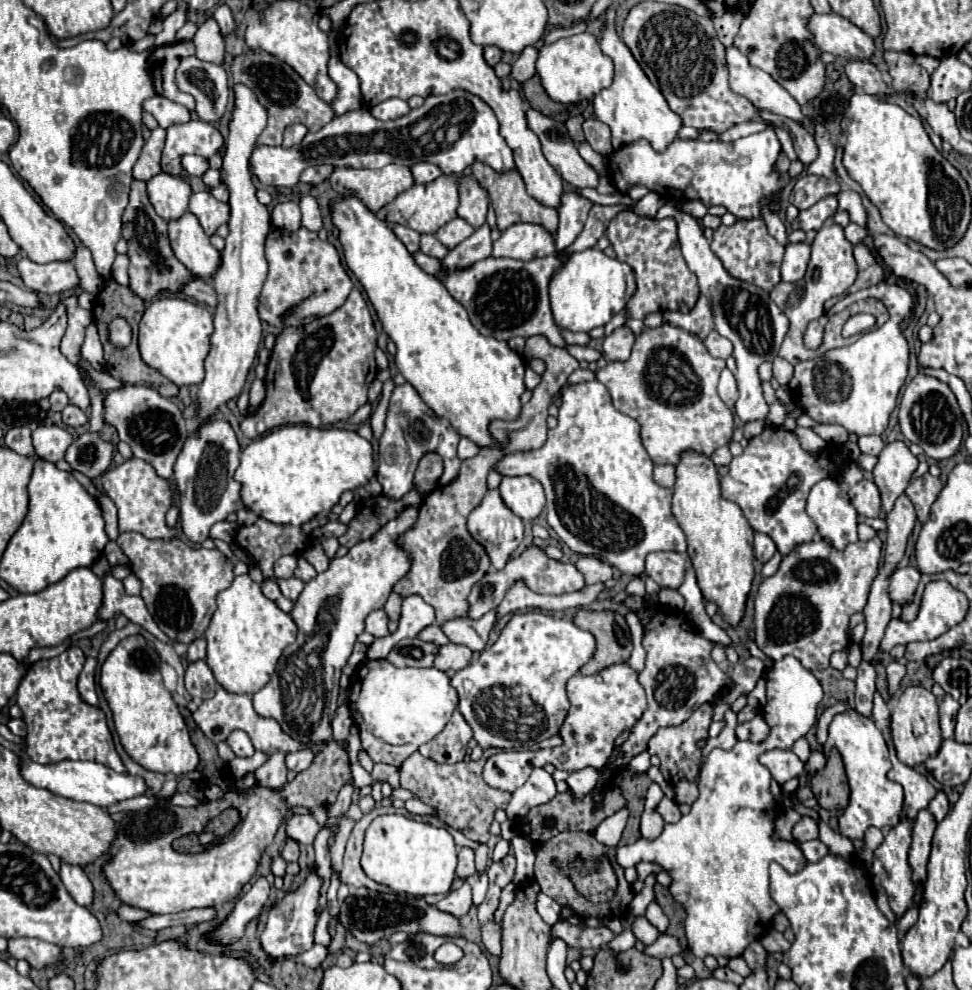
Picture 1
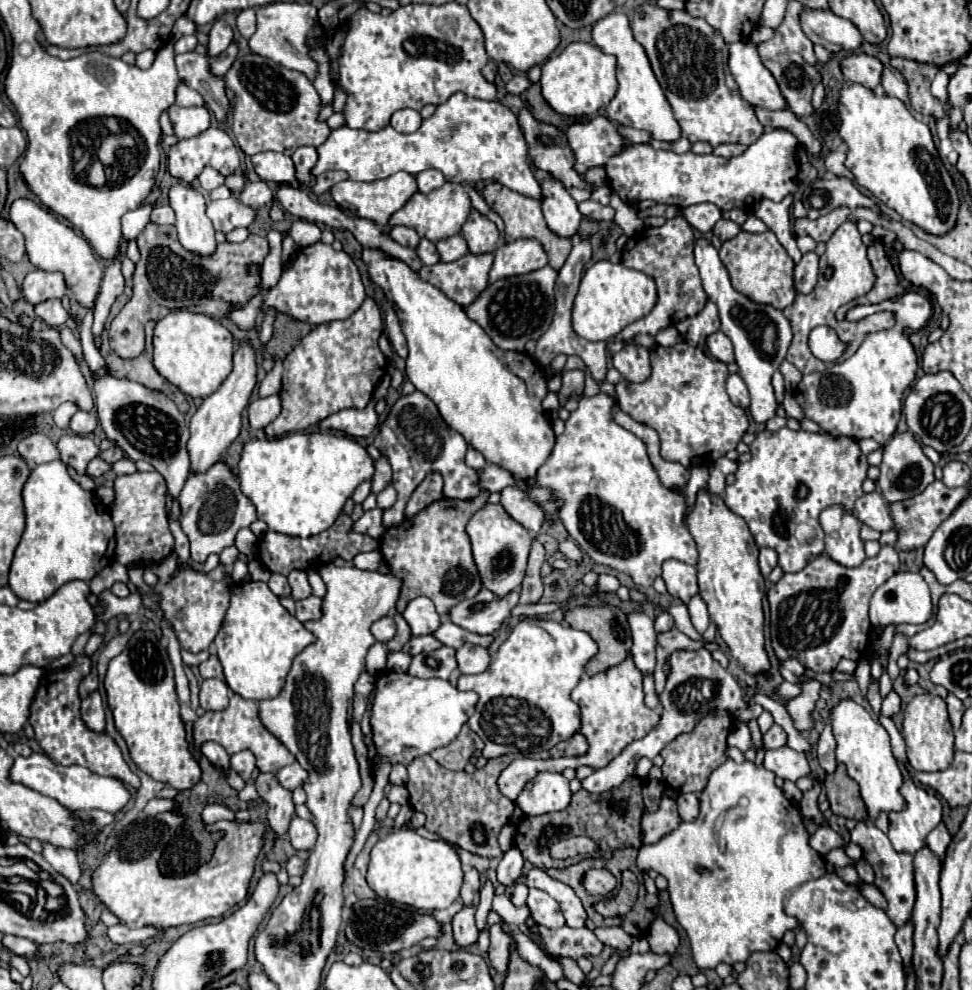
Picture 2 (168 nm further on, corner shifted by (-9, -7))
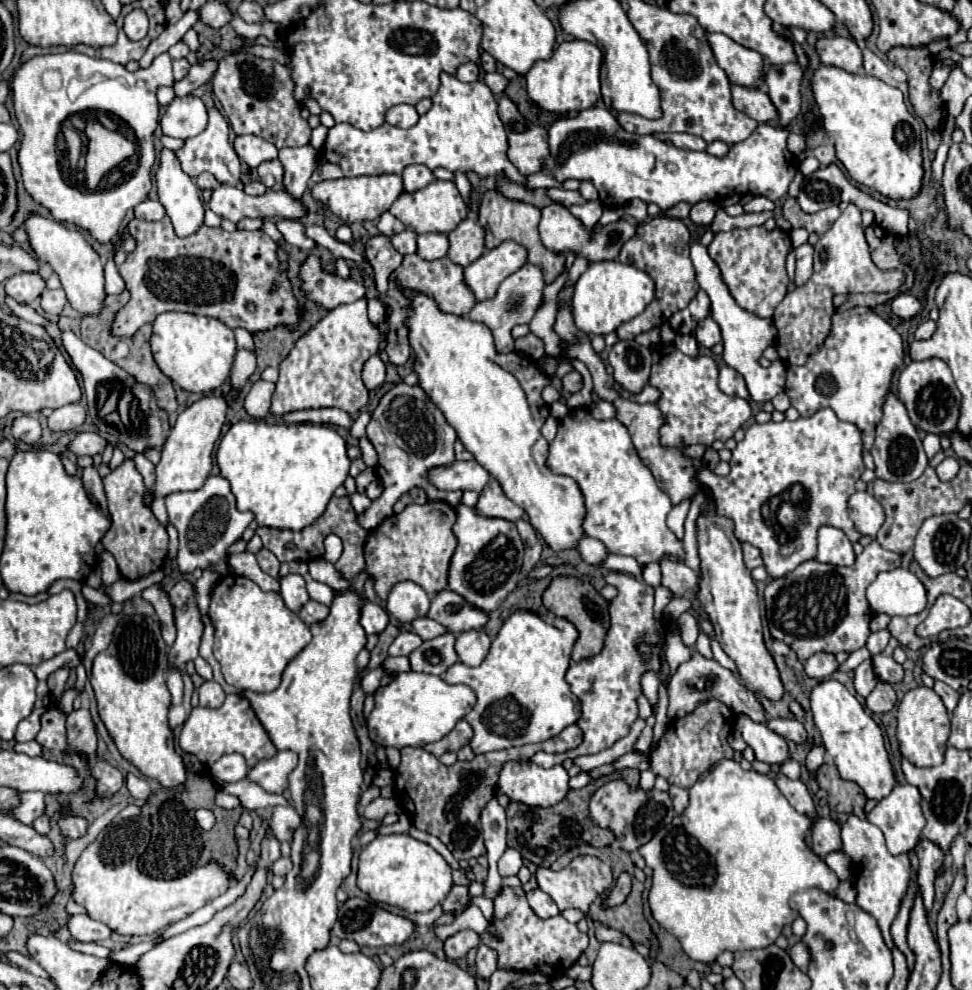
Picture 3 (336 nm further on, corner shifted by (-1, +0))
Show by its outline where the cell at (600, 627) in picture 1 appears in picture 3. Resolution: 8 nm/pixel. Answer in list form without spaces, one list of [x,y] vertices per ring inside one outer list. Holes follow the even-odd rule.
[[[553,577],[553,581],[549,583],[549,587],[543,593],[543,605],[557,617],[563,617],[577,627],[579,639],[573,645],[573,653],[571,653],[573,661],[593,657],[603,649],[603,639],[609,629],[609,601],[605,601],[593,589],[591,583],[581,581],[577,577]]]

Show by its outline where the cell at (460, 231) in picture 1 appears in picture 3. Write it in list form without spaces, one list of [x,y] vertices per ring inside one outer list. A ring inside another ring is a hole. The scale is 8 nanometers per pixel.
[[[425,233],[417,237],[417,255],[425,261],[435,261],[447,255],[449,241],[443,233]]]

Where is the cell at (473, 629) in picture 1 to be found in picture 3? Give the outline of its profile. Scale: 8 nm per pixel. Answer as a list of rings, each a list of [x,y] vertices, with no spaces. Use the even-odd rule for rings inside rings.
[[[429,617],[413,619],[411,623],[401,625],[401,629],[411,631],[411,633],[419,635],[421,639],[435,639],[435,637],[439,637],[439,635],[443,635],[443,633],[447,631],[443,625],[439,625],[437,621],[433,621],[433,619],[429,619]]]

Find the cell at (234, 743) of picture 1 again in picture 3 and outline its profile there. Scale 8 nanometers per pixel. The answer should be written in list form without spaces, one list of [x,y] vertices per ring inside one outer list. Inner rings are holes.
[[[231,753],[231,755],[223,755],[211,767],[211,773],[213,773],[213,777],[217,777],[225,783],[233,783],[233,781],[241,781],[247,777],[247,765],[239,753]]]

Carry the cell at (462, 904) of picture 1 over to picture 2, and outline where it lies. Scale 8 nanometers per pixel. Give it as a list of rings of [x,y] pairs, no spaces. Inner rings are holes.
[[[479,896],[473,898],[471,904],[463,906],[463,910],[459,910],[453,916],[453,934],[455,934],[455,942],[457,946],[469,946],[477,942],[479,930],[475,926],[475,906],[479,904]]]

